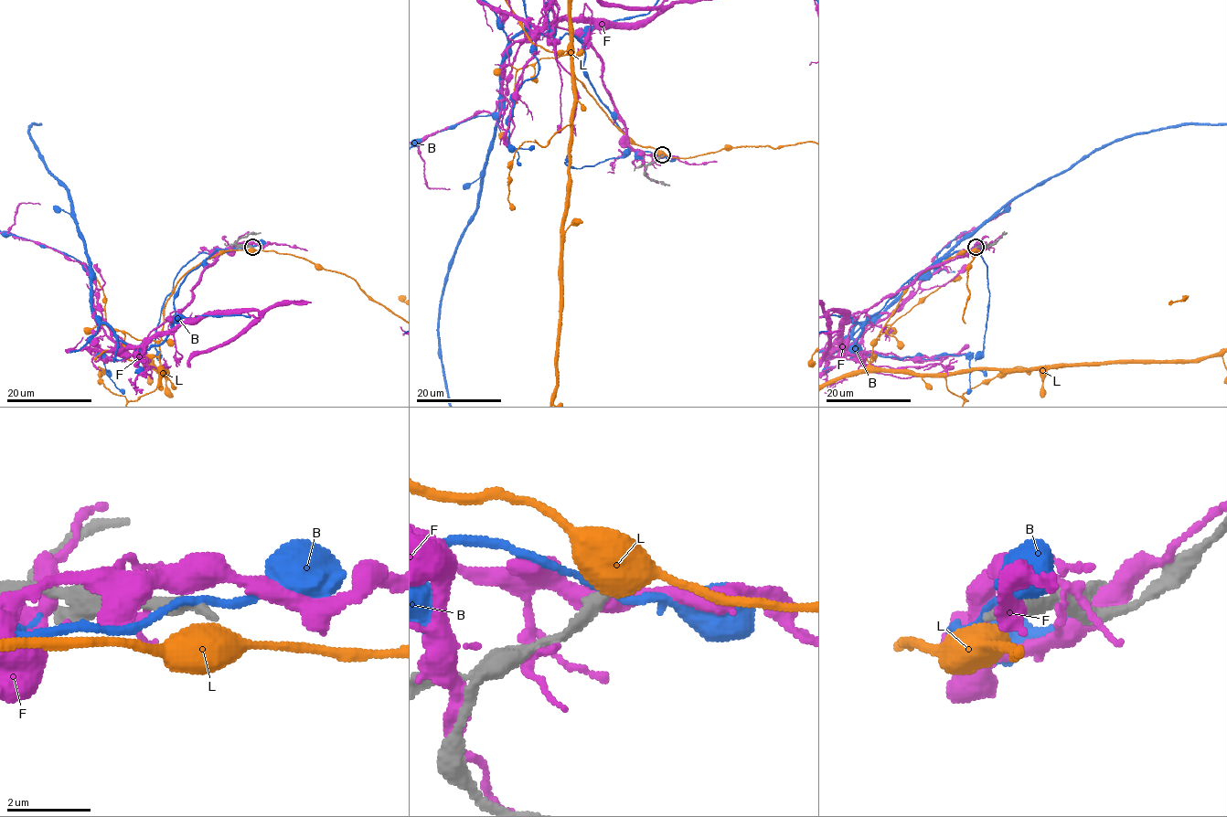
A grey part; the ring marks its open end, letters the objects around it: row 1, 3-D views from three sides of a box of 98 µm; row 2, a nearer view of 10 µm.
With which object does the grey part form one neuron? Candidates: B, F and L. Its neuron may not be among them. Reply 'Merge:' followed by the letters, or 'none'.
Merge: none

